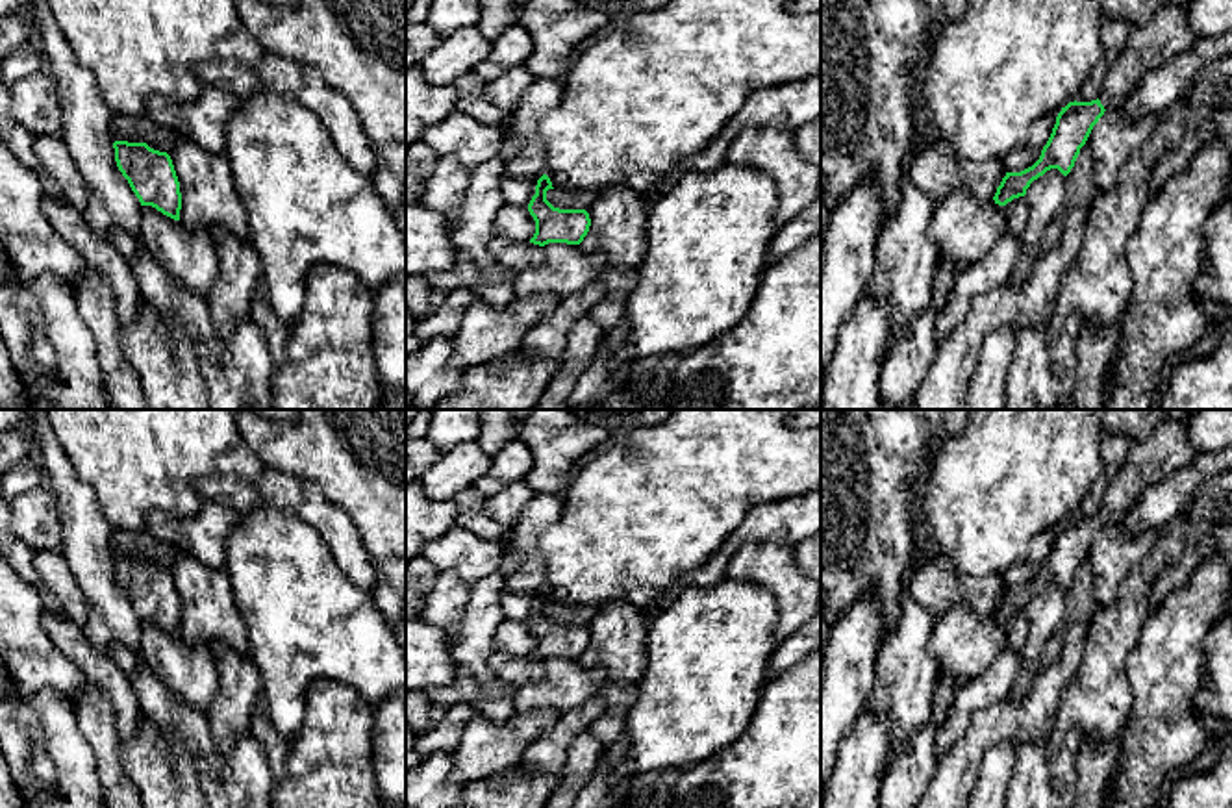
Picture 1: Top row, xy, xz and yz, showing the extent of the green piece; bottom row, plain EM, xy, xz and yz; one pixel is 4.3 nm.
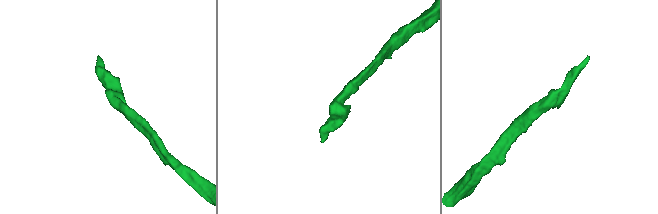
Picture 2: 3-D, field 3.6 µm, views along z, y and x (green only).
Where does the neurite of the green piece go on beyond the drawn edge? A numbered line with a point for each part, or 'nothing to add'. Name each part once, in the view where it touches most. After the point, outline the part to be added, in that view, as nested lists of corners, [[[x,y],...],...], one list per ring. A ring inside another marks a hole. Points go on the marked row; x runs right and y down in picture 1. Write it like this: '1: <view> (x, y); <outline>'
1: yz (1166, 36); [[[1186,4],[1162,7],[1149,22],[1130,28],[1126,48],[1108,69],[1099,100],[1104,109],[1117,107],[1139,85],[1143,76],[1189,50],[1197,37],[1188,26]]]

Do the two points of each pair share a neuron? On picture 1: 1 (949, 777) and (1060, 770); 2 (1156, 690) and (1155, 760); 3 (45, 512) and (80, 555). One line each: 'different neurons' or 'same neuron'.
1: different neurons
2: same neuron
3: different neurons

